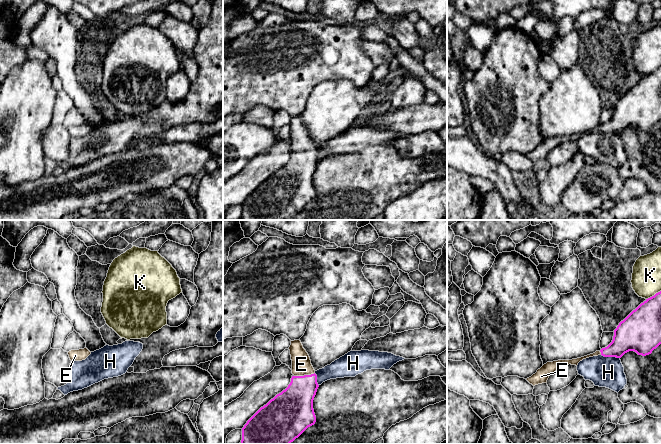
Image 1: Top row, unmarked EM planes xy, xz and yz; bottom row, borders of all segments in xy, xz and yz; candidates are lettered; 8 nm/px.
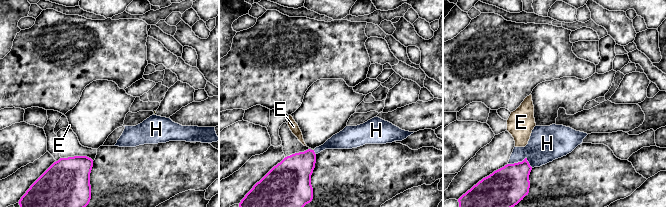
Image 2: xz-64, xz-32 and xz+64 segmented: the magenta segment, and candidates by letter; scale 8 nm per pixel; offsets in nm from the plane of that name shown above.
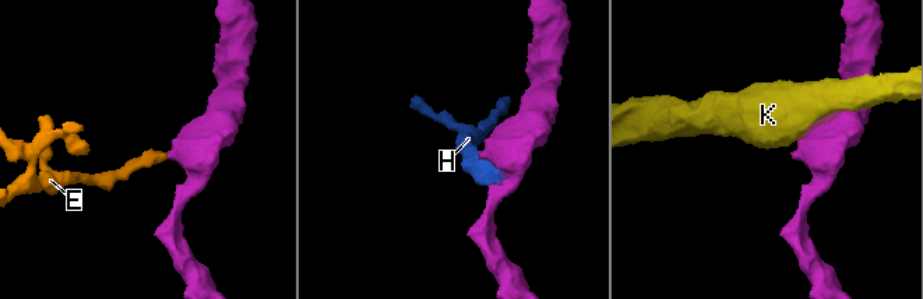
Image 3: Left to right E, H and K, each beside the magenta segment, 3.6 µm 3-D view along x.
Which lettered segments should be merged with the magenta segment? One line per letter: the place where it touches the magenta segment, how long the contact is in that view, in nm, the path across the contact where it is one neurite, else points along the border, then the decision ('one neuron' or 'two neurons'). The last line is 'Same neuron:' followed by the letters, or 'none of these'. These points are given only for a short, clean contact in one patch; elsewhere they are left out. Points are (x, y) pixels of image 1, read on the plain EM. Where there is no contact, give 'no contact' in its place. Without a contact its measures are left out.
E: xz (304, 151) | 170 nm | across xz (294, 180), (303, 163), (304, 151), (301, 140) | one neuron
H: yz (610, 132) | 160 nm | two neurons
K: yz (654, 71) | 140 nm | two neurons
Same neuron: E

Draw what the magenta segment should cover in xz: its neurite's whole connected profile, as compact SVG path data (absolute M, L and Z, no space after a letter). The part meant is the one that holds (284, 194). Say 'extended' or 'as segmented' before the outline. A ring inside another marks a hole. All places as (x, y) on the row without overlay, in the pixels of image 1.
extended | M300 116L291 117L292 154L288 163L261 183L242 204L241 220L290 220L316 198L313 176L319 163L310 133Z

